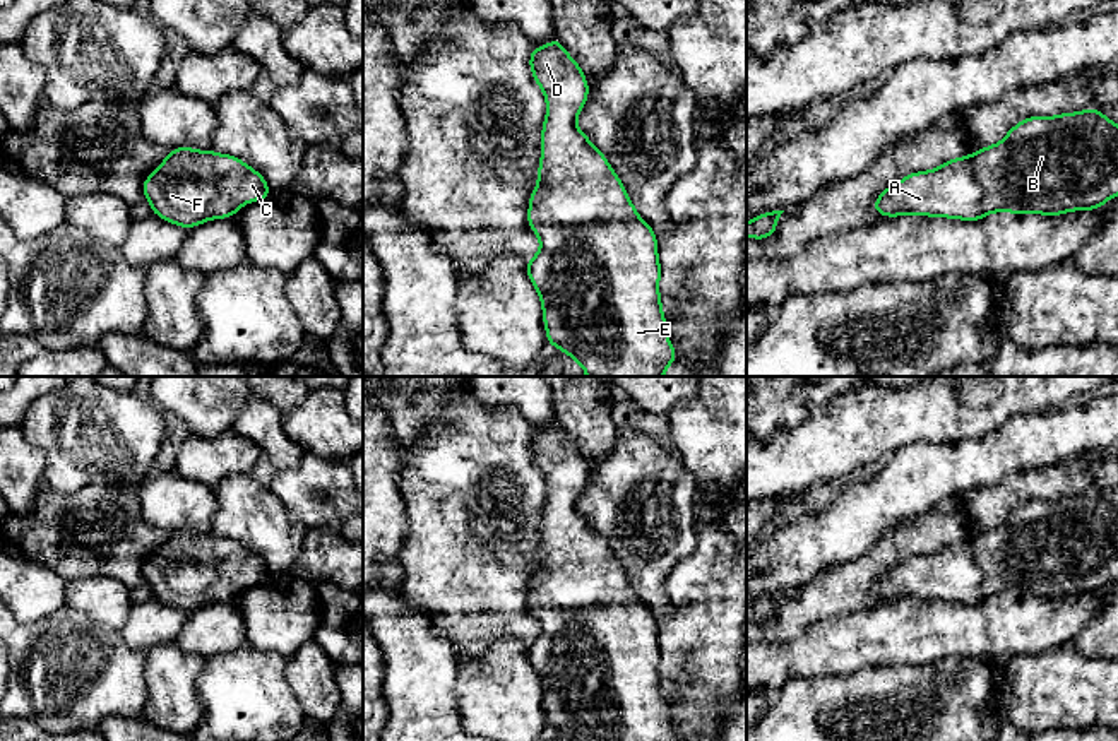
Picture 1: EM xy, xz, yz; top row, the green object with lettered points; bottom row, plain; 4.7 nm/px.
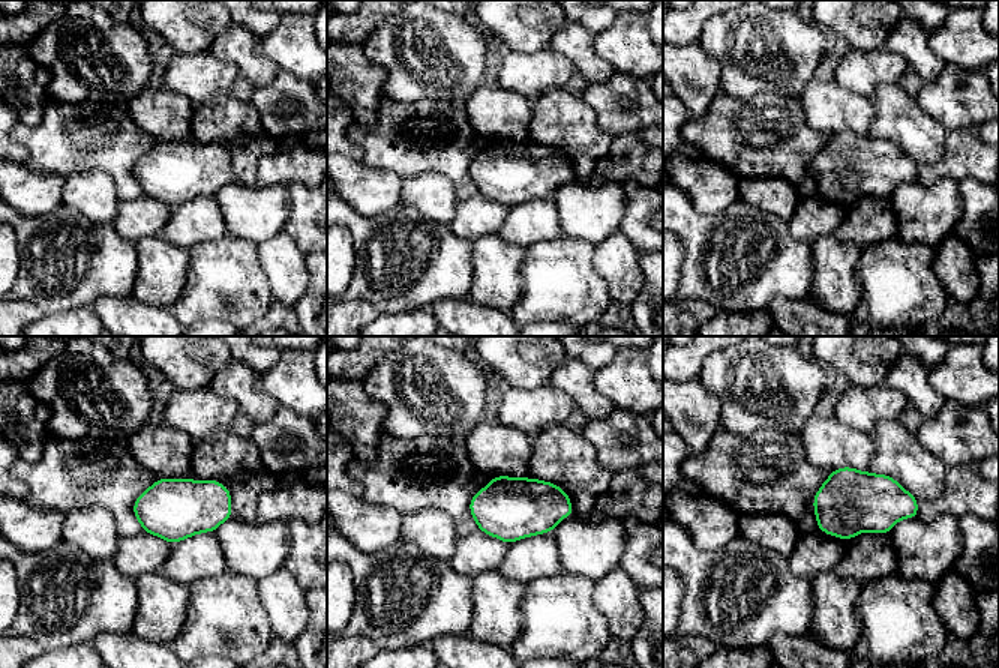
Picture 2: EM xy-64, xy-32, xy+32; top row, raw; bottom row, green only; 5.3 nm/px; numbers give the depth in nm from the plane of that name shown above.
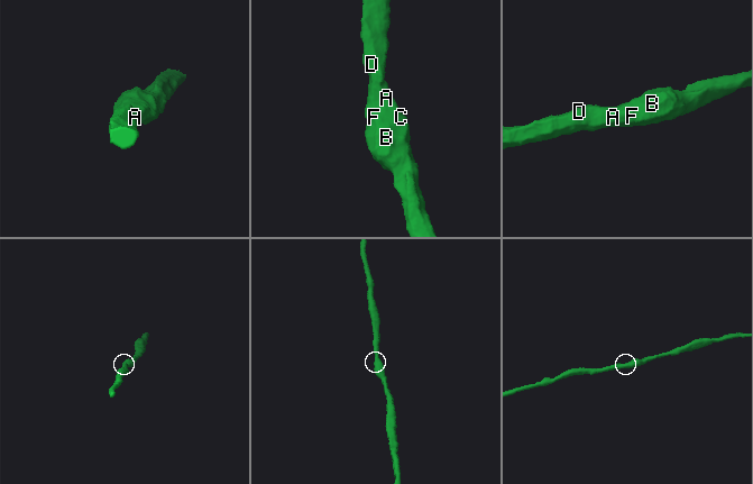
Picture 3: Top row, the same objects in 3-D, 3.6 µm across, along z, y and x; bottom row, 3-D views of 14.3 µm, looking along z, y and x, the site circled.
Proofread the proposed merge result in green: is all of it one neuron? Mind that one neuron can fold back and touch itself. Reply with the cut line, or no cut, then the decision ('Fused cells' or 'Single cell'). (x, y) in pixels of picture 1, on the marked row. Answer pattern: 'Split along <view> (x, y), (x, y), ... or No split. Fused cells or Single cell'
No split. Single cell

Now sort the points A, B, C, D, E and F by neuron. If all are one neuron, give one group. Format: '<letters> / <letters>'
A B C D E F

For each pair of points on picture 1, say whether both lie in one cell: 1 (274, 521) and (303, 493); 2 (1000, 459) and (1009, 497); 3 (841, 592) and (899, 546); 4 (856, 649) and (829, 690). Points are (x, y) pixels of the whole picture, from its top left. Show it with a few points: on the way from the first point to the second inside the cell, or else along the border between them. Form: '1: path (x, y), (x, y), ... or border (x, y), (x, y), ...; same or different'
1: border (267, 488), (305, 529); different
2: border (1045, 468), (1021, 469), (993, 485), (968, 492); different
3: path (855, 580), (886, 553); same
4: border (880, 666), (867, 666), (853, 673), (802, 678); different

